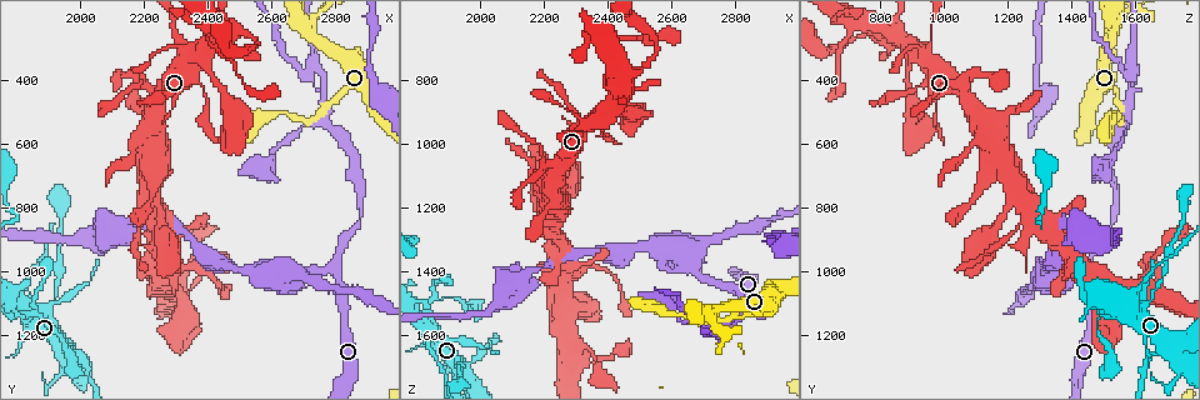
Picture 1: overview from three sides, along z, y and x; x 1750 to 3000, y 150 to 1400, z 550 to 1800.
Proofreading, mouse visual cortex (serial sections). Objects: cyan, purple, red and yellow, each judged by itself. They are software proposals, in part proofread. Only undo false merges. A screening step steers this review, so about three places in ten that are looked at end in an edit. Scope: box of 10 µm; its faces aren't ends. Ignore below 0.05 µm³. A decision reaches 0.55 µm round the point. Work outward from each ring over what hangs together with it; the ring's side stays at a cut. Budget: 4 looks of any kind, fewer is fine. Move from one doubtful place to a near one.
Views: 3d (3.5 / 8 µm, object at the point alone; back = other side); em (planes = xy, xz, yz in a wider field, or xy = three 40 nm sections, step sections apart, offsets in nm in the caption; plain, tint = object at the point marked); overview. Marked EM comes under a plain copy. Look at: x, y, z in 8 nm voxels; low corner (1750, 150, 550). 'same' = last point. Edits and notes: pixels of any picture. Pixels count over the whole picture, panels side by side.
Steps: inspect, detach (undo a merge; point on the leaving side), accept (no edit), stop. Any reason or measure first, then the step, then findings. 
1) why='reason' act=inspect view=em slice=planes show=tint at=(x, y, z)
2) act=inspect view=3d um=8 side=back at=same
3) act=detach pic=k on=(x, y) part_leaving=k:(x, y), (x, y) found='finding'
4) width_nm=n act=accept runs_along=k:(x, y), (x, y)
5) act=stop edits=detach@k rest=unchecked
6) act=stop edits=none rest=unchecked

why='a narrow waist' act=inspect view=3d um=3.5 side=back at=(1850, 1130, 1490)

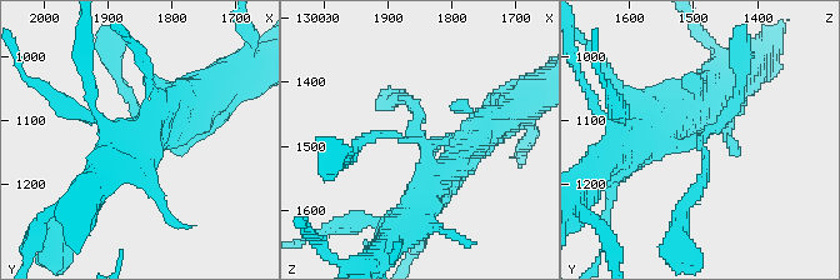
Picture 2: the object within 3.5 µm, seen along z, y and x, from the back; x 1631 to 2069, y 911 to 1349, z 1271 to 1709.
act=inspect view=em slice=xy step=2 show=tint at=(1850, 1125, 1495)

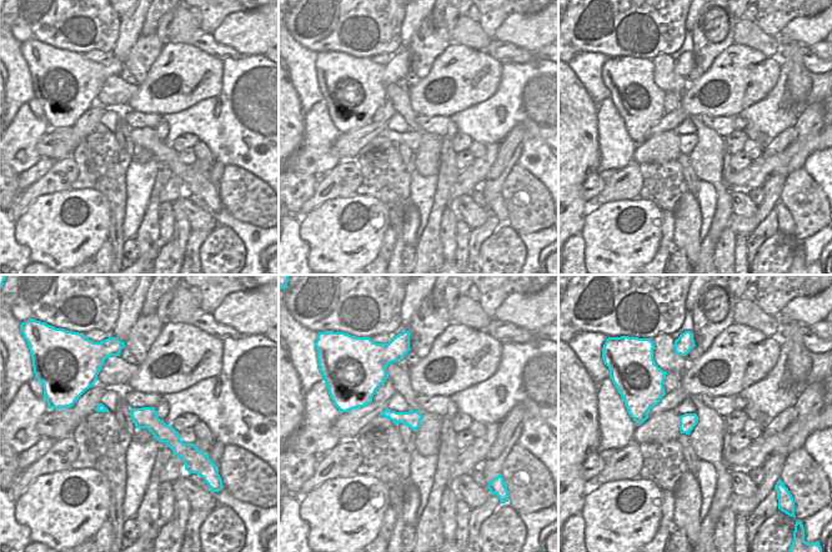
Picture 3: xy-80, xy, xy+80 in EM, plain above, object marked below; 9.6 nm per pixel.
why='cut it another way' act=inspect view=em slice=xy step=1 show=tint at=same

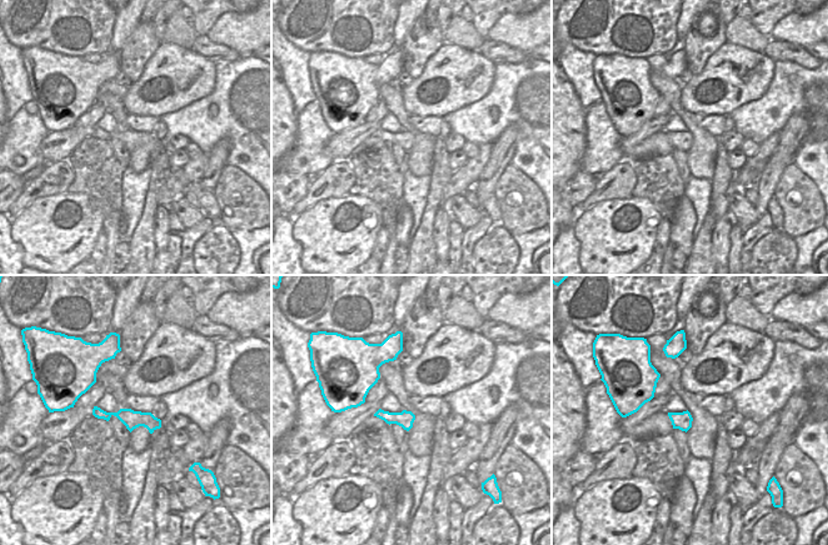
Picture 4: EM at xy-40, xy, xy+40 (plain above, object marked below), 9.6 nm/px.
act=accept found='all the same cell'

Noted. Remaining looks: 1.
why='abrupt turn' act=inspect view=3d um=3.5 at=(2730, 370, 1590)

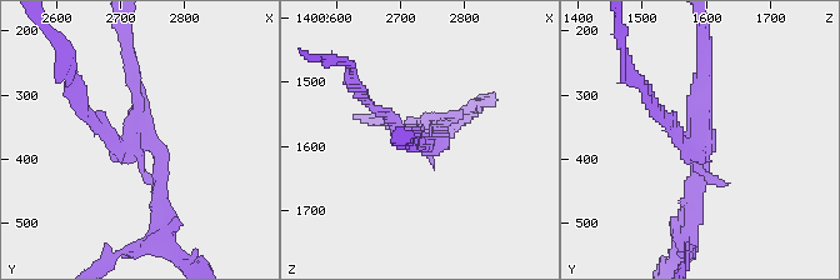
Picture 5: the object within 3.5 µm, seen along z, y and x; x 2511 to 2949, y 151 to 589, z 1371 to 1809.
act=accept runs_along=5:(159, 211), (159, 150), (118, 146), (83, 108) found='all the same cell'

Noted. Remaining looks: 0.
act=stop edits=none rest=unchecked

